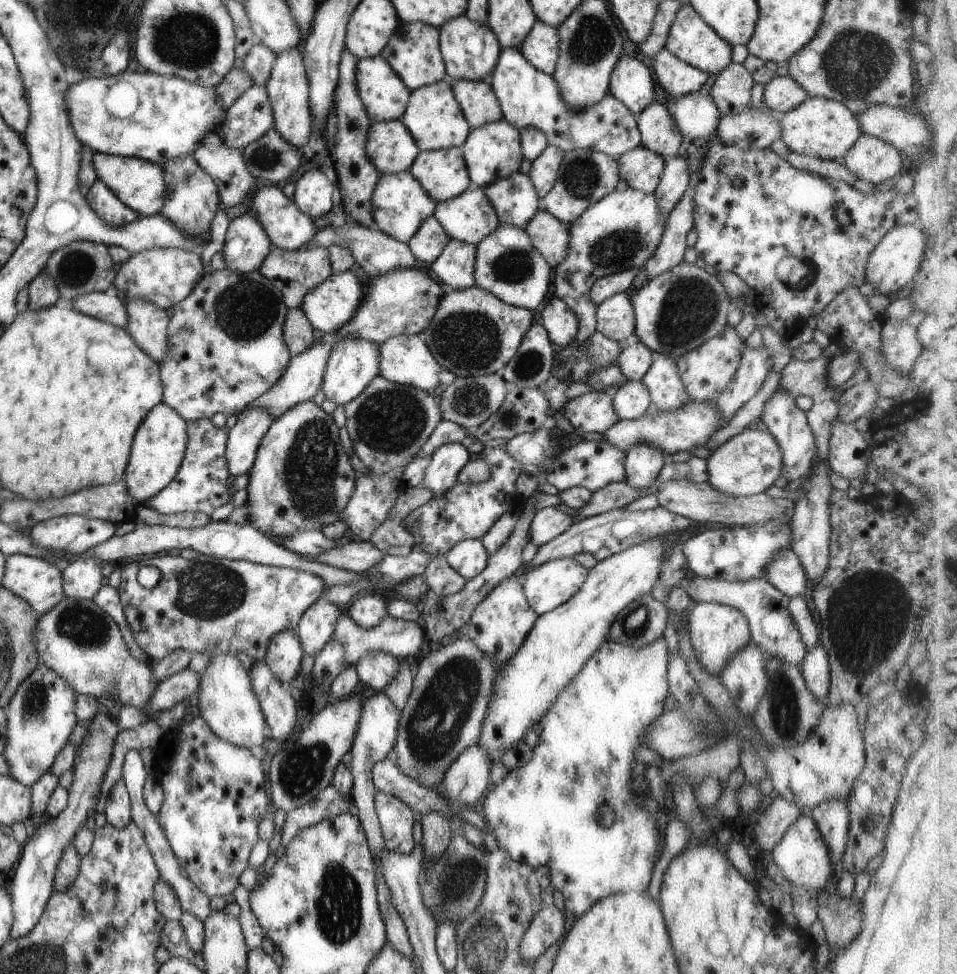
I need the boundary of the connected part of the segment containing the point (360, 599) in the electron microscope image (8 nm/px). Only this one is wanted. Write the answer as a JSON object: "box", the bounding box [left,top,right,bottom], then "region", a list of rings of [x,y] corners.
{"box":[344,592,387,628],"region":[[[365,592],[357,596],[345,608],[344,613],[363,628],[375,626],[380,618],[387,615],[385,602],[375,592]]]}

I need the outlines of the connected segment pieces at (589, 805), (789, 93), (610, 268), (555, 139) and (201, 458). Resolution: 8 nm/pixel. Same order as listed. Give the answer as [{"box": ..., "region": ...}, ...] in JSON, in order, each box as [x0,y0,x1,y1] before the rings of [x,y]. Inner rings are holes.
[{"box":[481,637,668,916],"region":[[[662,637],[641,648],[605,639],[538,720],[541,734],[529,762],[509,770],[483,800],[481,808],[498,846],[513,860],[523,860],[530,867],[547,866],[550,888],[561,894],[564,908],[573,916],[581,916],[603,896],[627,891],[643,893],[649,884],[657,848],[657,826],[645,808],[635,805],[634,796],[629,794],[629,782],[635,765],[633,750],[642,744],[646,726],[664,712],[663,702],[668,696],[667,663],[668,646]],[[602,804],[608,804],[614,812],[609,828],[595,820]]]},{"box":[762,75,809,115],"region":[[[789,75],[773,77],[764,86],[762,95],[765,106],[777,115],[795,108],[809,96]]]},{"box":[552,187,666,342],"region":[[[627,187],[622,192],[610,192],[597,202],[589,205],[572,223],[568,224],[568,247],[566,255],[556,267],[552,268],[553,294],[562,300],[577,317],[578,327],[573,341],[582,342],[595,332],[593,310],[595,305],[590,301],[589,291],[594,280],[602,276],[622,271],[631,267],[641,268],[644,262],[652,255],[656,244],[662,235],[666,217],[660,214],[656,207],[655,197]]]},{"box":[490,47,640,159],"region":[[[518,47],[500,50],[490,76],[490,87],[500,104],[502,118],[517,130],[526,126],[538,128],[545,134],[549,145],[563,152],[593,149],[616,159],[640,145],[637,115],[629,112],[613,95],[607,92],[592,107],[584,108],[583,111],[571,111],[561,100],[556,80],[533,68]]]},{"box":[141,419,230,515],"region":[[[189,419],[186,421],[185,432],[186,447],[174,479],[163,490],[141,505],[156,510],[159,514],[205,512],[209,515],[230,498],[225,485],[225,479],[229,473],[224,455],[228,429],[213,426],[209,419]]]}]

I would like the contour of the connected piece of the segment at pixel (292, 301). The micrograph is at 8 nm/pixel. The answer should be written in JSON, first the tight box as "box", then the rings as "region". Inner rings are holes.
{"box":[258,246,332,309],"region":[[[271,246],[269,254],[264,256],[258,271],[281,293],[281,298],[288,309],[297,308],[303,295],[313,287],[316,287],[326,276],[332,272],[330,269],[330,258],[326,248],[312,248],[306,251],[283,250]]]}

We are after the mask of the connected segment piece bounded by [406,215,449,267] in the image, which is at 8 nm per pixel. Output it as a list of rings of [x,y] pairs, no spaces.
[[[431,215],[421,221],[406,242],[417,263],[428,267],[440,255],[449,238],[437,219]]]

